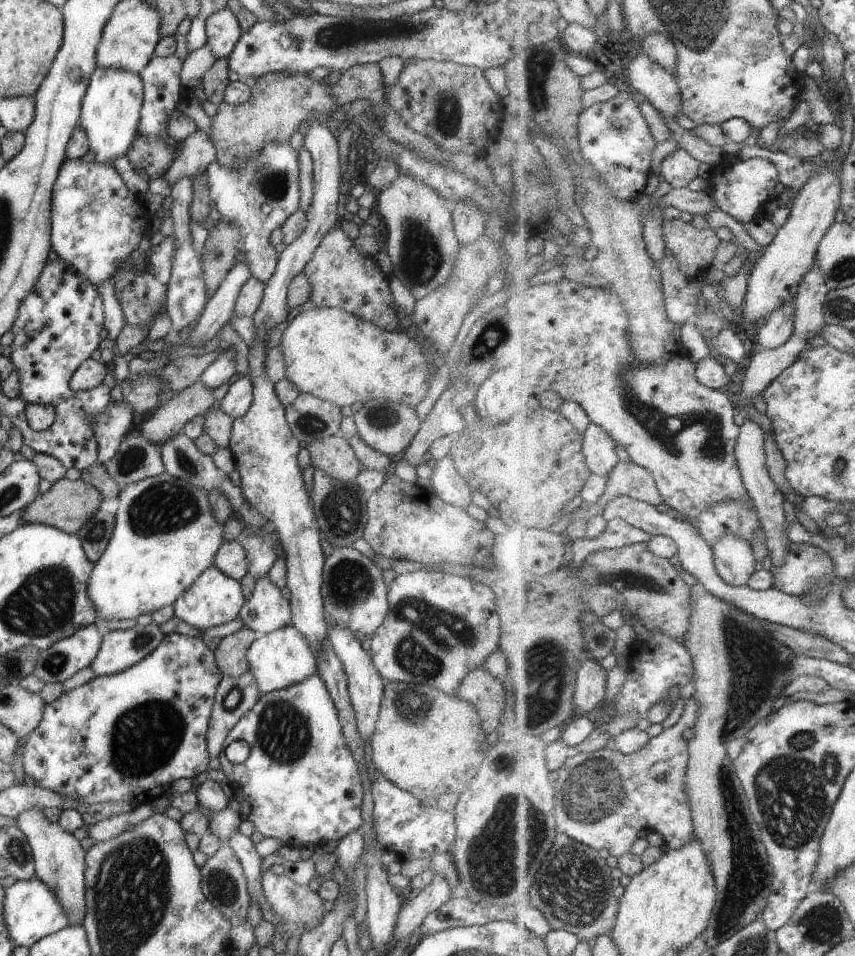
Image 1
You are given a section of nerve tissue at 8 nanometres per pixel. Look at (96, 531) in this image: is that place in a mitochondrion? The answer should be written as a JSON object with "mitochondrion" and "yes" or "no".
{"mitochondrion":"yes"}

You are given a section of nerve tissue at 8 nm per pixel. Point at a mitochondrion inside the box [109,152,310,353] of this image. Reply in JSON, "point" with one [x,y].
{"point":[274,186]}

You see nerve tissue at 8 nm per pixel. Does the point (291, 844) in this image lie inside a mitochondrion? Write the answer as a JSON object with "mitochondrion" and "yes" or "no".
{"mitochondrion":"no"}

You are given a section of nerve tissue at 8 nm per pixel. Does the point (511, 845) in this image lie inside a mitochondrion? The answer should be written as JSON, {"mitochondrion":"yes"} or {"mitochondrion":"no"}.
{"mitochondrion":"yes"}

